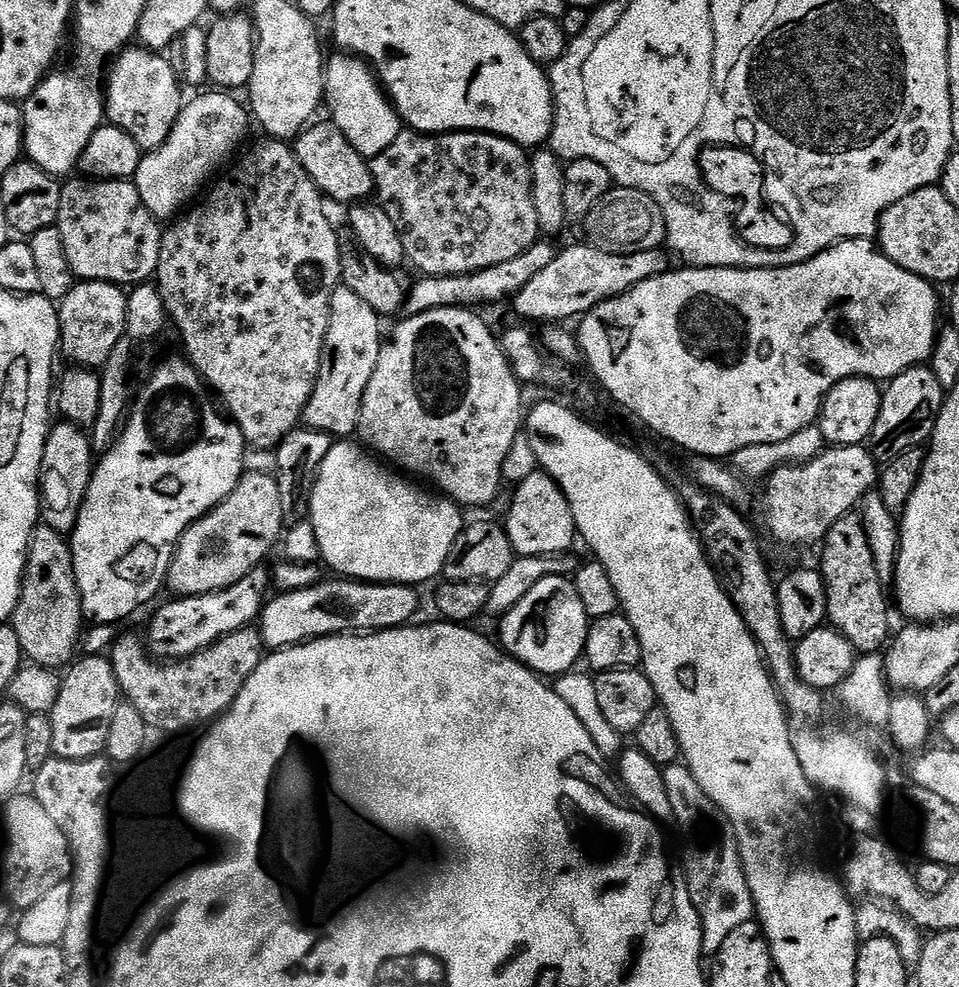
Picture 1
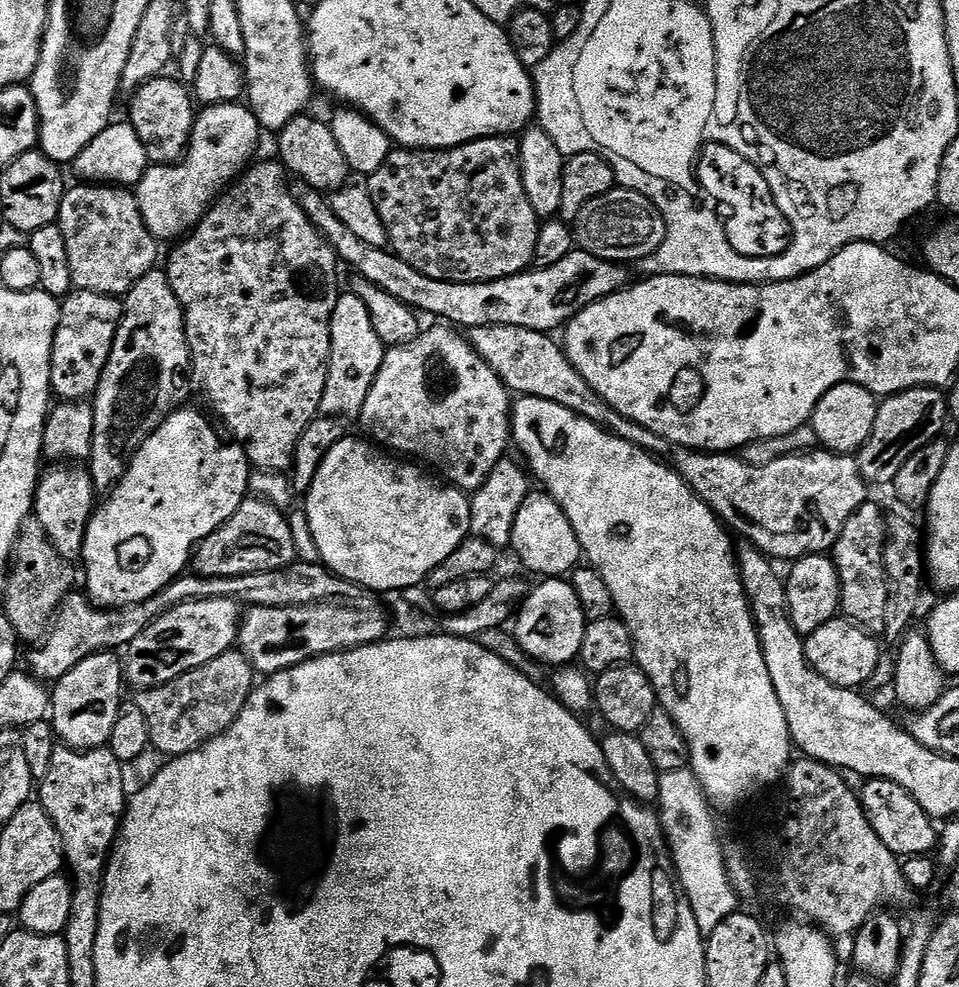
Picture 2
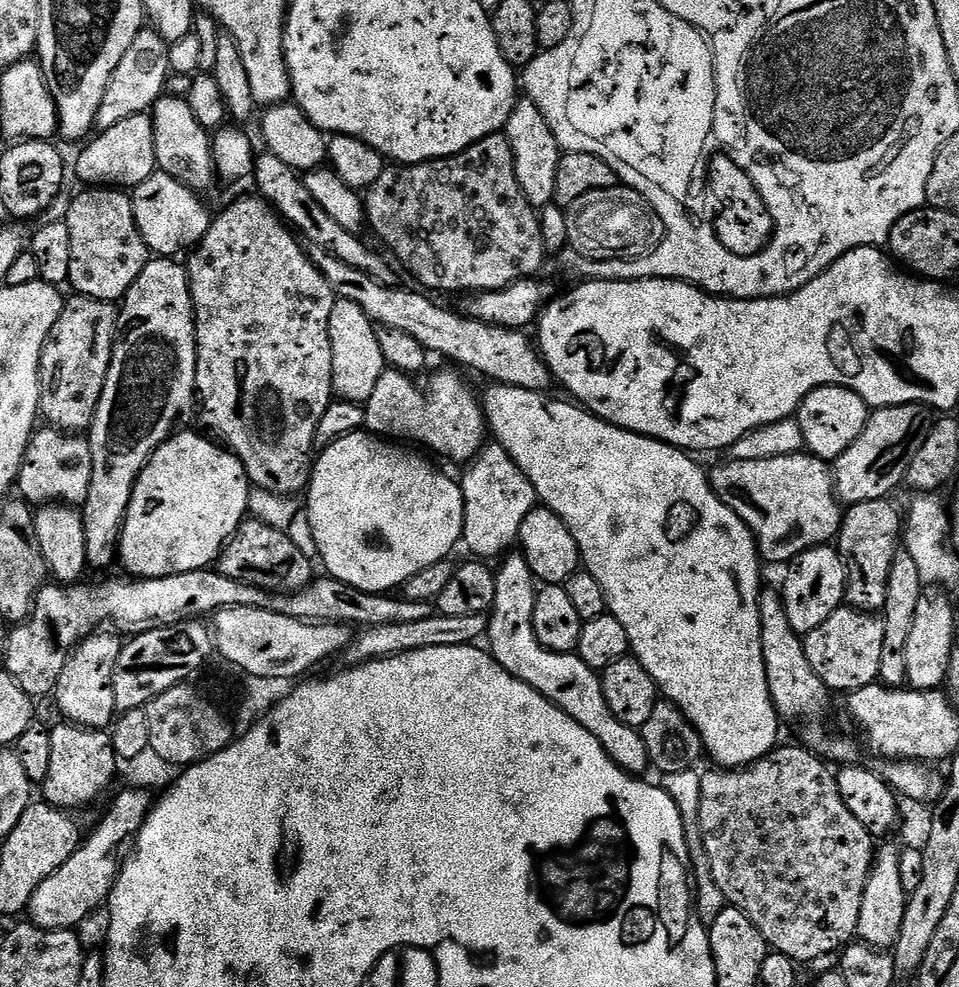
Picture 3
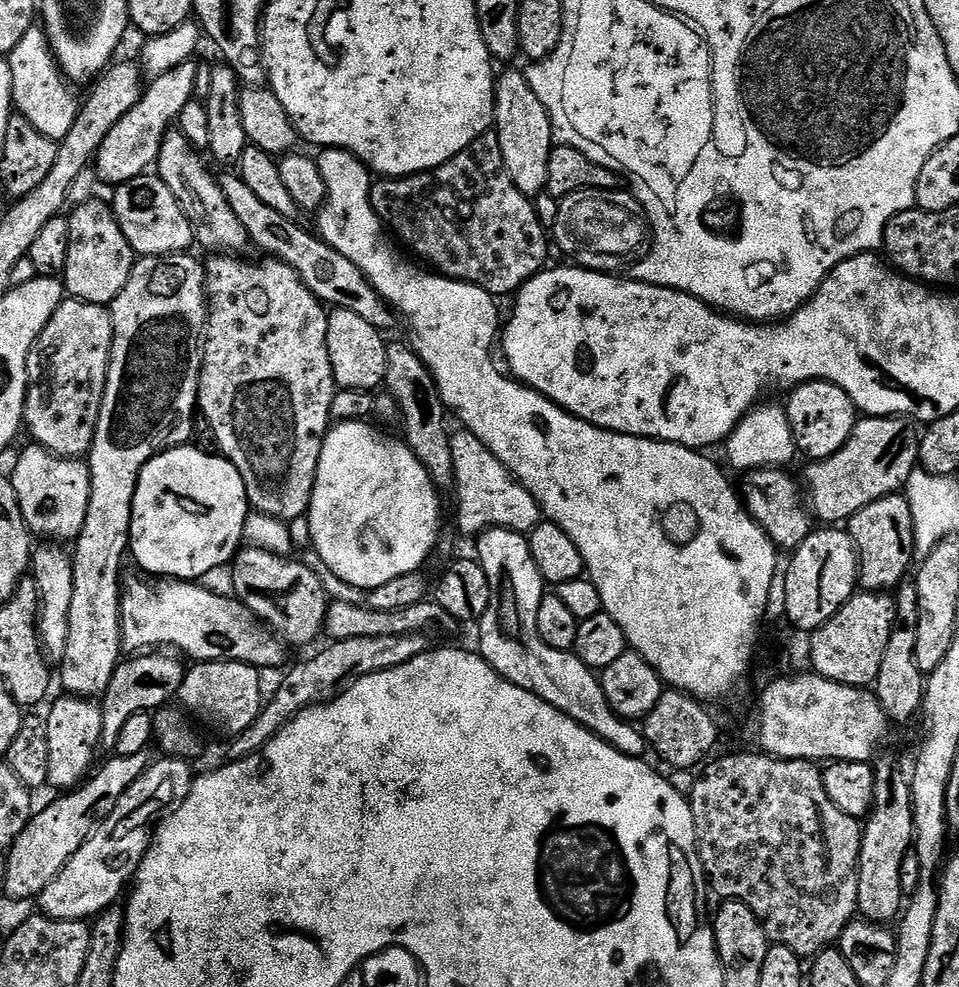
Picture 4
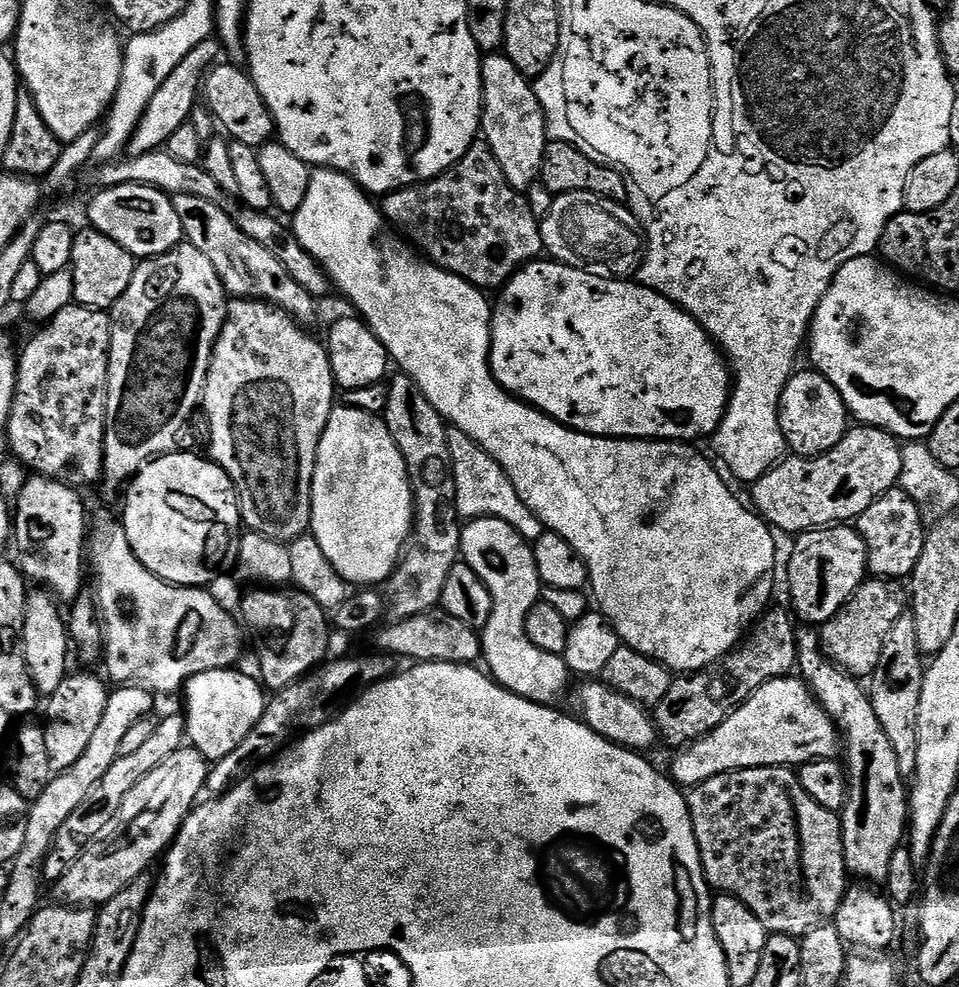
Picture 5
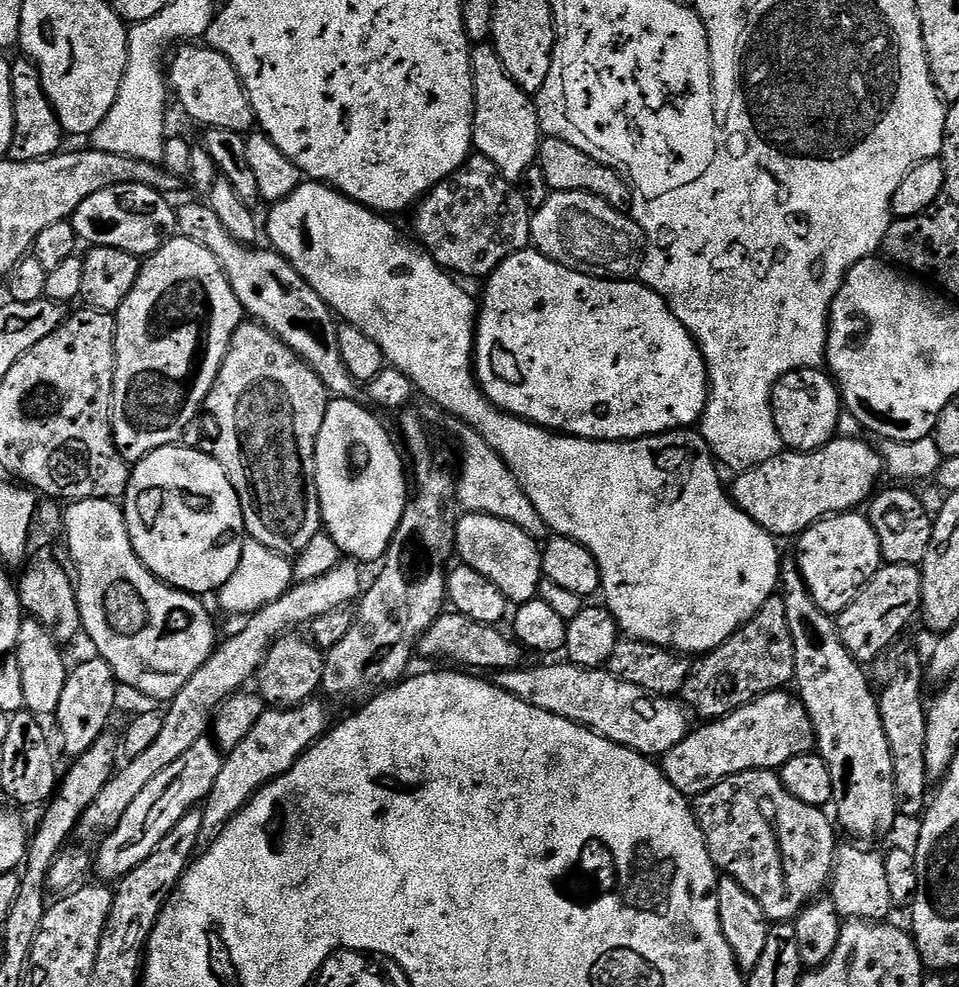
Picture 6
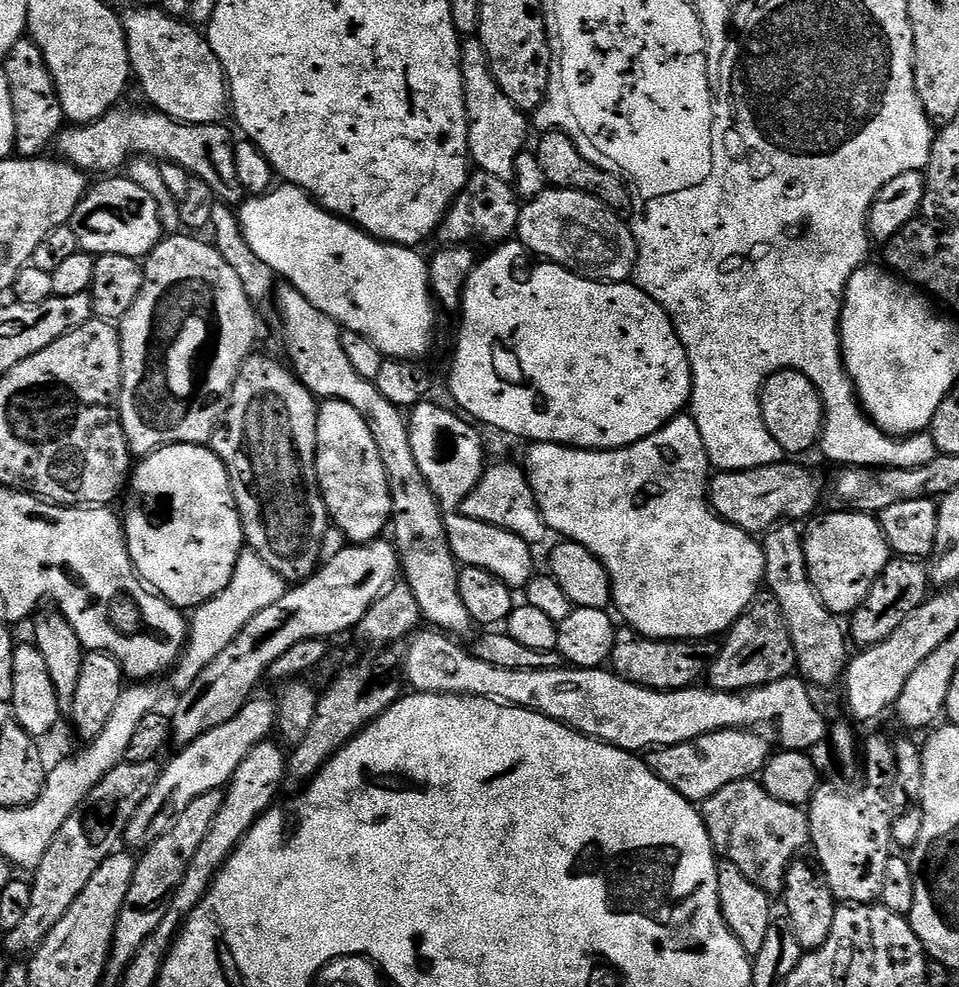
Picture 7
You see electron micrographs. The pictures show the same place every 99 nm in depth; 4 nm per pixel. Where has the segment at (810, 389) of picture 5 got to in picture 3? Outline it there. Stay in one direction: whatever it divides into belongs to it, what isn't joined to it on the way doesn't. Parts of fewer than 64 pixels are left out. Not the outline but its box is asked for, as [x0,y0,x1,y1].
[794,384,869,462]

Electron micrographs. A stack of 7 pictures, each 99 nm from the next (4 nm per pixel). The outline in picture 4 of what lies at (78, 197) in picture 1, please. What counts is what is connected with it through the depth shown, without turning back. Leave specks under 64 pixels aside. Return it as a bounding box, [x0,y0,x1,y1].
[62,198,138,305]

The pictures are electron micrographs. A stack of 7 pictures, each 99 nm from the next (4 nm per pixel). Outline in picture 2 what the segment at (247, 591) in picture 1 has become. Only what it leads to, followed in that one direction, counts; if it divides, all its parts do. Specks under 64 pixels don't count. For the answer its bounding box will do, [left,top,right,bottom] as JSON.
[122,598,241,690]

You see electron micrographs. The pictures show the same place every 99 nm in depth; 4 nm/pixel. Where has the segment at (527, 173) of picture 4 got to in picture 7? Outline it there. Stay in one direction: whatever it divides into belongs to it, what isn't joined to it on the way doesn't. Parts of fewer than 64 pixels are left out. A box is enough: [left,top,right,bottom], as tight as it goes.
[460,38,530,181]

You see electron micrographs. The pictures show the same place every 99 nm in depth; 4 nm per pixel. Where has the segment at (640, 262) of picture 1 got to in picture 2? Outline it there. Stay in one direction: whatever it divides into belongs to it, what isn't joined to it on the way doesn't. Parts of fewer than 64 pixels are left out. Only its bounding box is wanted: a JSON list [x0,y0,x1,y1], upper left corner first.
[295,183,630,333]

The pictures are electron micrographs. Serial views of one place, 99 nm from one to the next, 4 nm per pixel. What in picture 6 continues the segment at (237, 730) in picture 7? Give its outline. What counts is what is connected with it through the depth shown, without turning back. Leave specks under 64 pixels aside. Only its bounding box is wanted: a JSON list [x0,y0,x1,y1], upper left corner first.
[94,738,224,882]

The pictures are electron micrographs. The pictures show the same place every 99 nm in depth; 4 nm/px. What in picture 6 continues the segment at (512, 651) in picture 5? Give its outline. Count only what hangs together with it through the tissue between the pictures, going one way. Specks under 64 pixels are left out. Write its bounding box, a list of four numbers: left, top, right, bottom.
[454,513,543,606]

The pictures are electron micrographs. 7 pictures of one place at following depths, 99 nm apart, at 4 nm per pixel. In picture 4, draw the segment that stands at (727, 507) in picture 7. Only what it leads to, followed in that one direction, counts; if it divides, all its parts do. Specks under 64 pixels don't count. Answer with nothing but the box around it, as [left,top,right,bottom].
[803,416,920,526]

